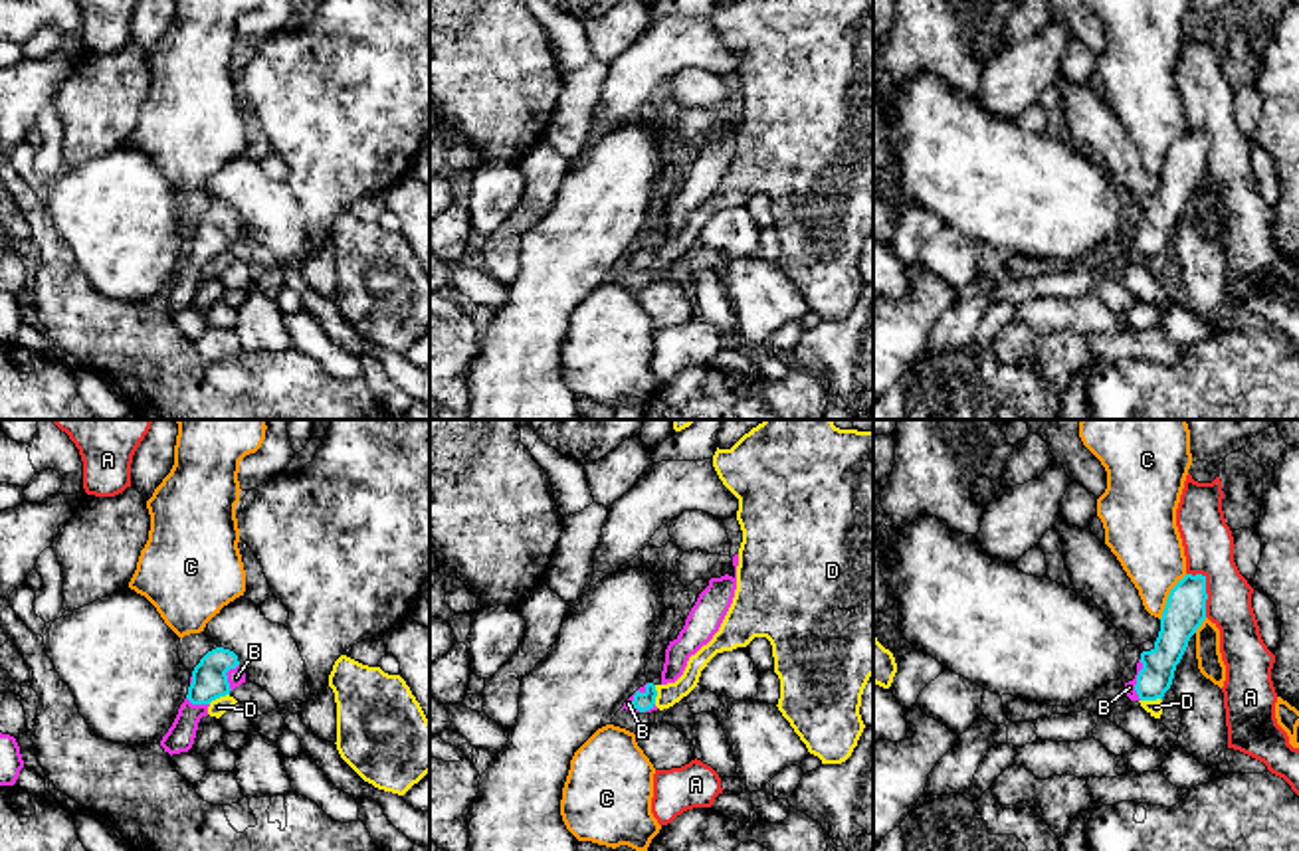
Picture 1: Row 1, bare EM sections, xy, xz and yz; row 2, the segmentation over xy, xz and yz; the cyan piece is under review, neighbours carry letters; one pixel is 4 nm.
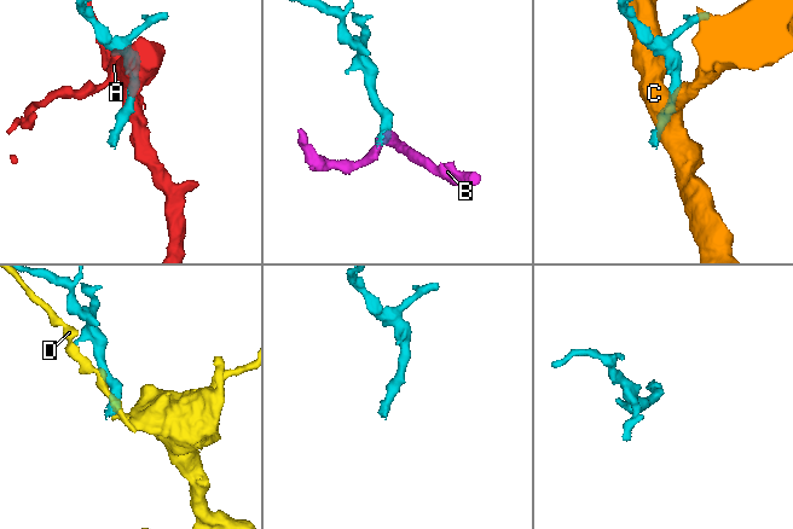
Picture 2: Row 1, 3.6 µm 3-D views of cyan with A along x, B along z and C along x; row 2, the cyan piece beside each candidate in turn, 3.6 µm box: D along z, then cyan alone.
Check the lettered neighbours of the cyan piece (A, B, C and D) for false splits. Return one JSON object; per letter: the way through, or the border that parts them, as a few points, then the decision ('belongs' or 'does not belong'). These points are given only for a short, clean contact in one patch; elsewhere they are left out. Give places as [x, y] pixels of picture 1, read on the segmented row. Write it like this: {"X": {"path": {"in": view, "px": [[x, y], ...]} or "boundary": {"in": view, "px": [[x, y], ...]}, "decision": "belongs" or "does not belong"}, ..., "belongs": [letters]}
{"A": {"decision": "does not belong"}, "B": {"path": {"in": "yz", "px": [[1155, 677], [1137, 679], [1129, 687]]}, "decision": "belongs"}, "C": {"decision": "does not belong"}, "D": {"boundary": {"in": "yz", "px": [[1161, 699], [1141, 701]]}, "decision": "does not belong"}, "belongs": ["B"]}

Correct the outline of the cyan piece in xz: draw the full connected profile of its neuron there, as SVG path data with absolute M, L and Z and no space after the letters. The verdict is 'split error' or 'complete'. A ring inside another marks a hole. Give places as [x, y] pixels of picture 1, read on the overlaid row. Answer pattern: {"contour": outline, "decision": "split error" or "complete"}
{"contour": "M646 683L644 687L640 687L626 703L622 709L630 710L630 712L651 712L657 710L655 707L655 685L653 683Z", "decision": "split error"}

